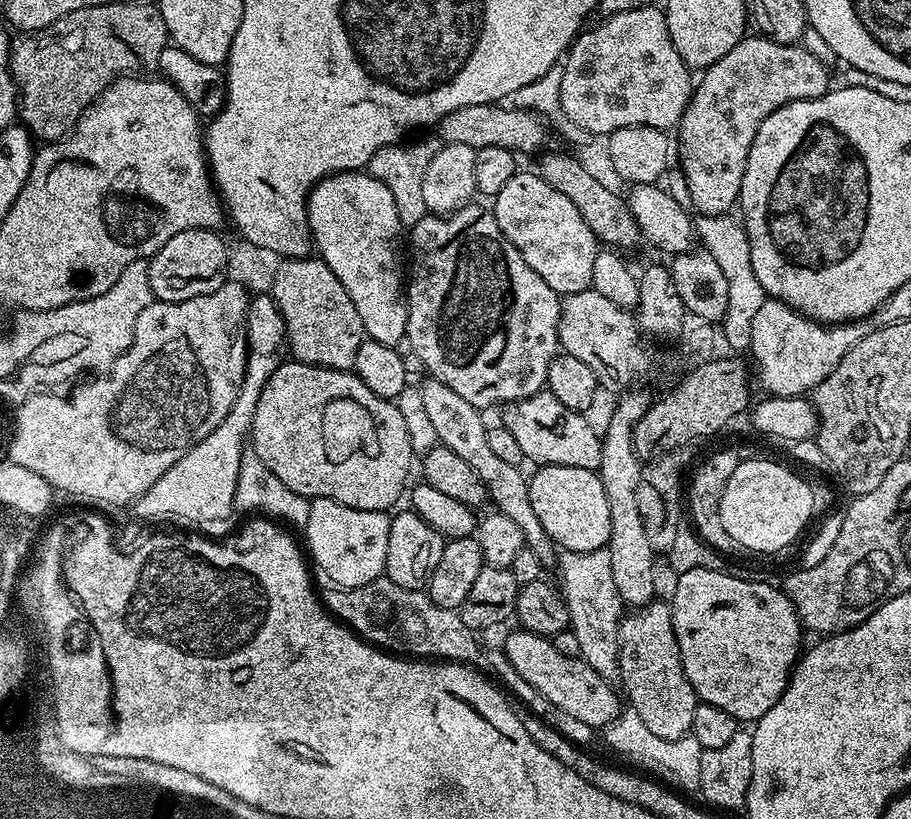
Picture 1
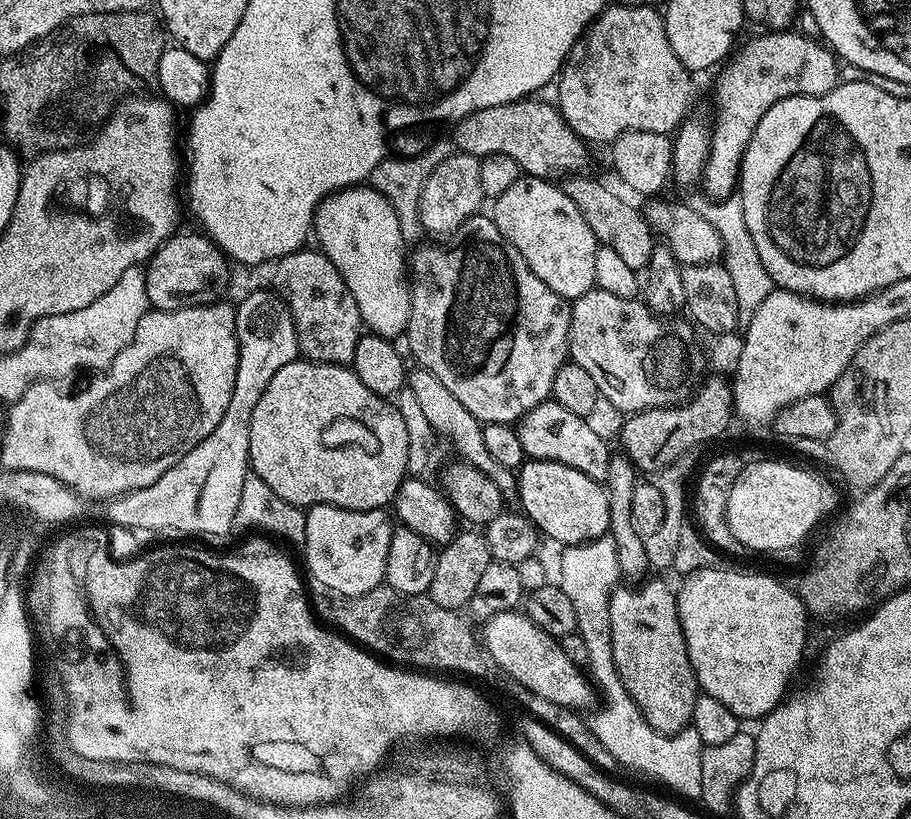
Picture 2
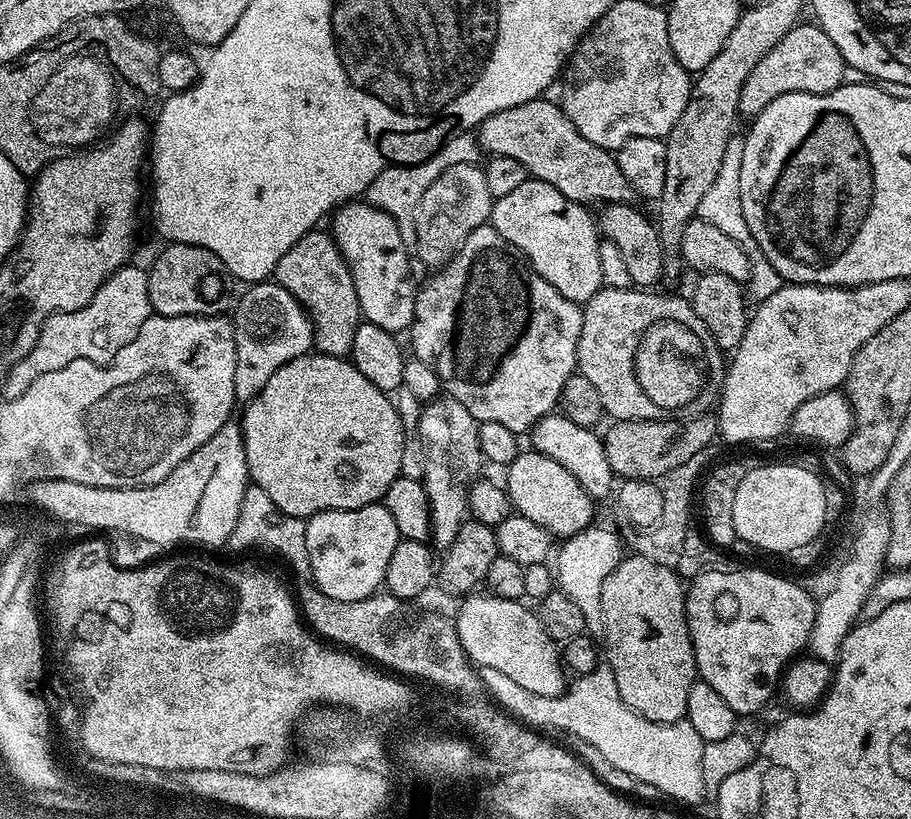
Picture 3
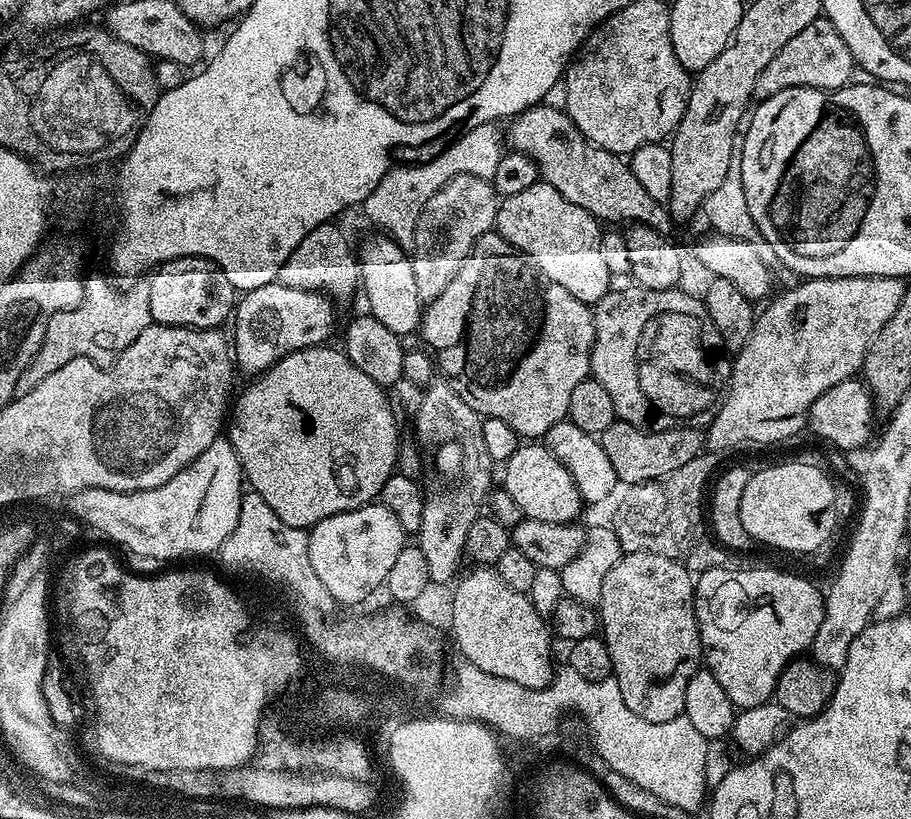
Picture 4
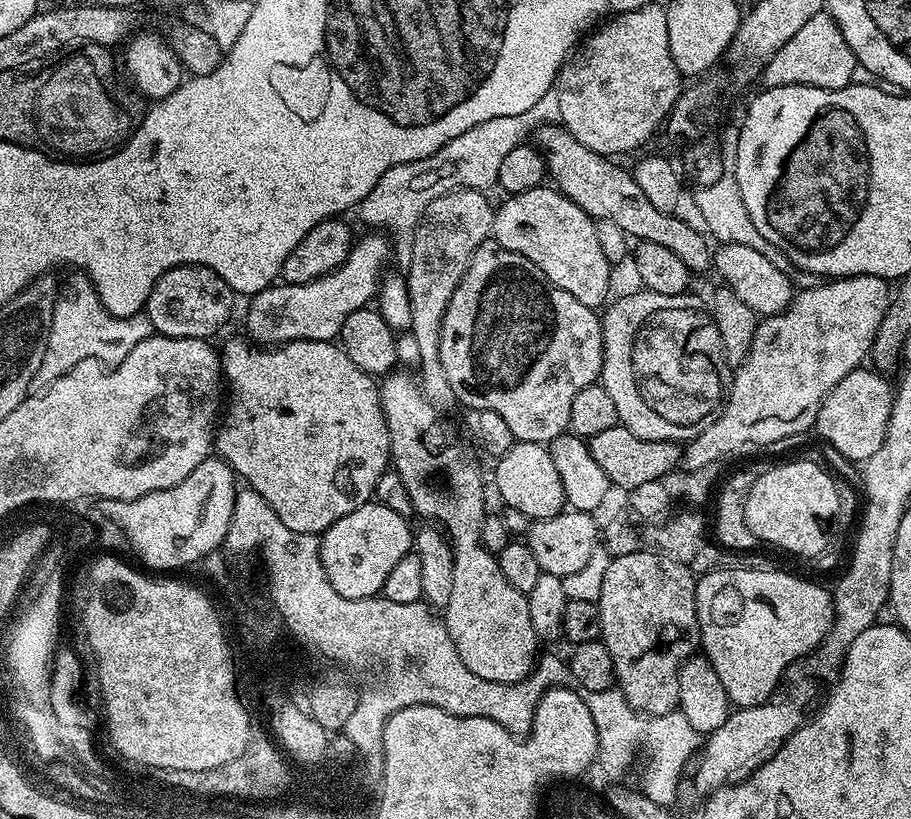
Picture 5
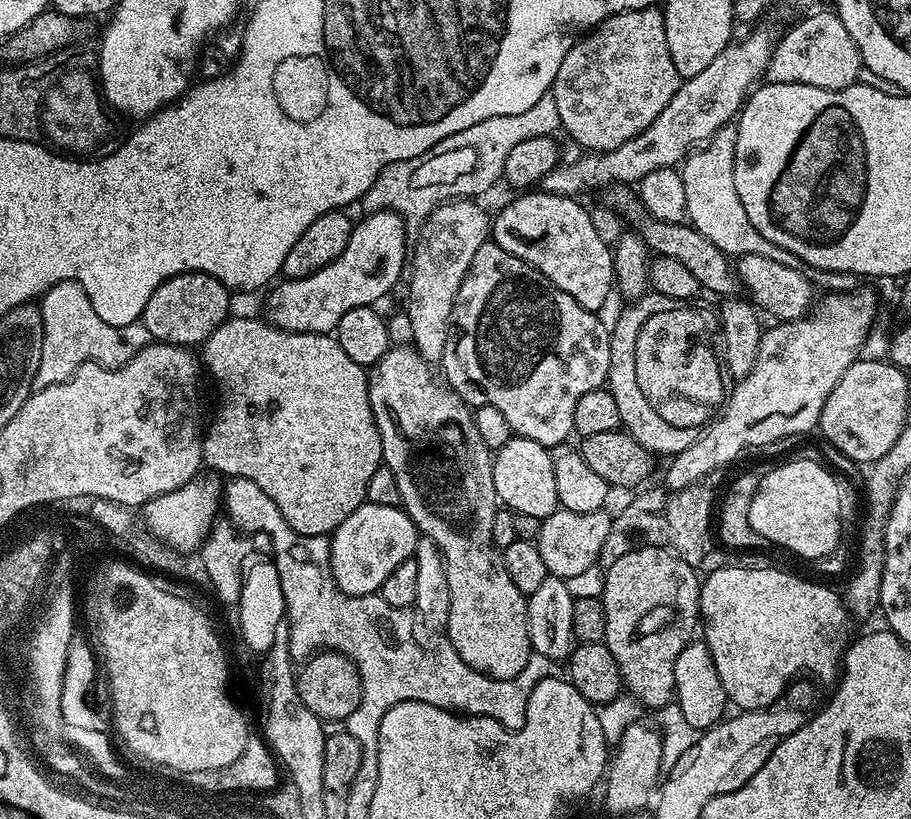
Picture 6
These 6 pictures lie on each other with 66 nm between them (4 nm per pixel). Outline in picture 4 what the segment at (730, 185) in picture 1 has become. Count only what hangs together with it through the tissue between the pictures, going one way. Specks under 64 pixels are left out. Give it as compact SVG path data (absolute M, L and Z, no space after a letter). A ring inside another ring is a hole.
M821 18L810 22L806 30L794 34L794 38L774 54L770 66L766 66L758 78L754 96L757 101L762 101L791 88L821 88L824 92L835 92L853 79L852 68L854 72L854 61L846 42L842 42L830 21Z

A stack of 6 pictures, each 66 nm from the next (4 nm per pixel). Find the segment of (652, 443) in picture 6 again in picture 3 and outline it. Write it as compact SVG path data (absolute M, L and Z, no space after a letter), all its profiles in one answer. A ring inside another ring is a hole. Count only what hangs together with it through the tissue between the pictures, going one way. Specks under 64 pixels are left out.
M601 286L584 305L582 334L578 338L576 367L579 375L590 378L594 390L602 394L602 406L613 421L618 420L666 420L658 408L650 402L646 392L640 392L638 381L641 373L635 372L638 356L638 338L644 328L658 318L690 318L691 303L680 296L663 296L660 290L641 290L636 286L610 288Z

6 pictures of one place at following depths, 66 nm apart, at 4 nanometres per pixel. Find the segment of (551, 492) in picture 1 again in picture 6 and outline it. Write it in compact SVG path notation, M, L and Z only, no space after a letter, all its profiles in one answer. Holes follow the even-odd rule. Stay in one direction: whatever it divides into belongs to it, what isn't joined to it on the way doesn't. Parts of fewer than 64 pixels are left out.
M513 435L506 446L495 449L492 457L494 490L496 499L507 511L521 516L530 514L530 518L540 521L554 514L560 507L558 486L554 486L554 462L549 449L543 448L525 436Z

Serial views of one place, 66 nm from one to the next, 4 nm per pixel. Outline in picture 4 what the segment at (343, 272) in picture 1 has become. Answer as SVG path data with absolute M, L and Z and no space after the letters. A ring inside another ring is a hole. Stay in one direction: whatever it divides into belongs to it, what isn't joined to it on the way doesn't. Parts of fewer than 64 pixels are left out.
M381 232L372 235L376 236L370 237L358 250L362 294L364 292L366 296L369 313L393 330L396 336L404 338L419 329L422 315L422 301L415 285L411 257L391 236Z

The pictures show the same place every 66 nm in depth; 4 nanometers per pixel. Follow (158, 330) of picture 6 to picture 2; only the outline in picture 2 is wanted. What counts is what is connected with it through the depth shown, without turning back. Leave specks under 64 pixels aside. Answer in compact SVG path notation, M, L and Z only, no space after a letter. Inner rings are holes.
M199 231L182 232L169 236L146 265L148 303L158 312L215 304L228 288L230 261L220 247Z

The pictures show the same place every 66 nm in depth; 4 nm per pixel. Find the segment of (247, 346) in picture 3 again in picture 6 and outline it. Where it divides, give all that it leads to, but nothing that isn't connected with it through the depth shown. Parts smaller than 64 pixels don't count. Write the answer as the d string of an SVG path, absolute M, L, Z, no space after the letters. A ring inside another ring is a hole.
M369 212L363 218L365 220L355 221L350 242L346 242L346 250L342 250L342 254L338 254L334 262L297 280L281 279L271 289L273 292L269 294L268 301L264 304L265 313L263 312L268 323L287 332L332 334L335 333L338 322L342 322L342 314L346 314L346 310L379 305L379 300L399 282L400 275L402 280L406 272L406 261L410 256L410 233L404 227L404 219L397 212Z

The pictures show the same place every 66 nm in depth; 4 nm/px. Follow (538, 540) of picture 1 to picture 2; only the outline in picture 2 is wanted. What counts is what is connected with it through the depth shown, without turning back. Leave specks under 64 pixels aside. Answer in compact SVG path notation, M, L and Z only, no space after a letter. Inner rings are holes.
M419 366L413 367L413 369L407 373L406 386L412 389L416 395L432 431L440 436L442 434L444 437L450 438L453 446L461 455L459 457L465 463L482 470L505 496L513 495L516 492L517 475L513 469L499 465L487 451L482 437L483 423L474 418L470 414L470 410L467 410L466 406L462 405L462 402L459 402L458 398L455 398L454 394L438 381L438 378L434 377L434 374Z

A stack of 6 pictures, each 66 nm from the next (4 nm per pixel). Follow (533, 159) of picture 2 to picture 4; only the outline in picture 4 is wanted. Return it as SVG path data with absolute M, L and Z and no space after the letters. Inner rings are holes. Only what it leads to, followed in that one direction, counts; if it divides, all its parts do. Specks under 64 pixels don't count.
M541 102L511 117L511 124L512 129L506 132L511 151L534 158L543 183L554 186L554 190L558 190L566 202L582 206L582 210L600 222L613 220L616 223L613 225L616 226L641 224L650 230L671 233L674 221L669 216L667 207L646 194L645 188L638 183L638 178L634 178L629 161L625 157L615 156L610 150L602 150L587 140L563 108L551 108Z

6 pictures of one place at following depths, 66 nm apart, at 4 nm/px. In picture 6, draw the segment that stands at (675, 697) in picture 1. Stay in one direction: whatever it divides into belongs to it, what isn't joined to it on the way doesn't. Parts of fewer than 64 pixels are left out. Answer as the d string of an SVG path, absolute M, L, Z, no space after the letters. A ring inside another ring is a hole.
M663 546L636 548L630 554L617 555L615 559L603 573L602 599L606 610L606 634L602 643L610 650L610 654L614 654L614 662L618 662L623 687L643 707L645 704L648 708L663 710L674 700L674 662L678 662L678 654L682 654L682 650L697 635L698 625L701 623L702 580L695 567L688 565L682 557Z

